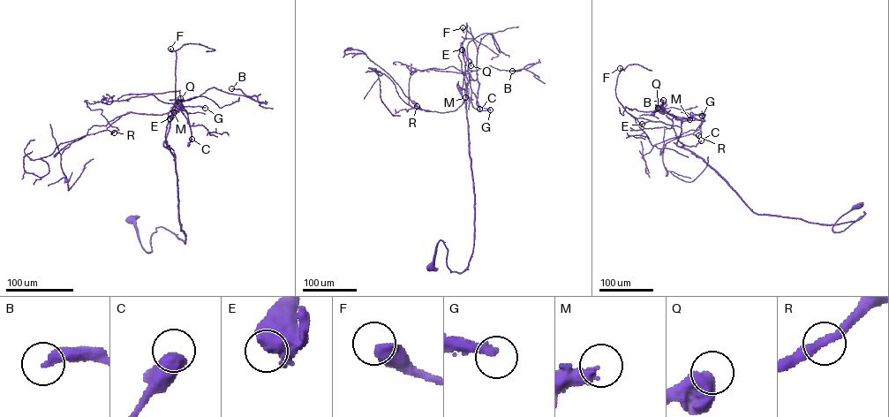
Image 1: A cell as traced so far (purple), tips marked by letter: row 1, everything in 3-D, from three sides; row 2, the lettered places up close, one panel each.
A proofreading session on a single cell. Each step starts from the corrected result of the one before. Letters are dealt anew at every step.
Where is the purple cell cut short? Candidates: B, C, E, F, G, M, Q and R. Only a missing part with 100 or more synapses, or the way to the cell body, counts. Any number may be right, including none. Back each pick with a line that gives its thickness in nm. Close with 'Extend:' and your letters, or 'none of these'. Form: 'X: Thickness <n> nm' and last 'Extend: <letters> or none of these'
E: Thickness 800 nm
G: Thickness 360 nm
Extend: E, G

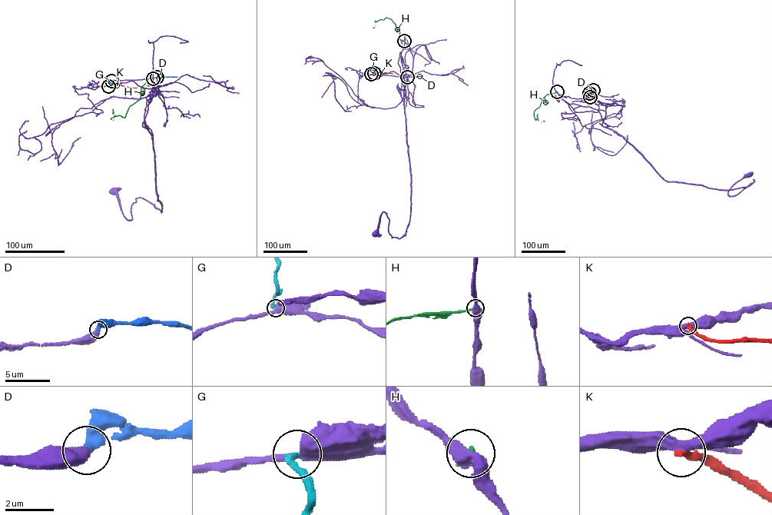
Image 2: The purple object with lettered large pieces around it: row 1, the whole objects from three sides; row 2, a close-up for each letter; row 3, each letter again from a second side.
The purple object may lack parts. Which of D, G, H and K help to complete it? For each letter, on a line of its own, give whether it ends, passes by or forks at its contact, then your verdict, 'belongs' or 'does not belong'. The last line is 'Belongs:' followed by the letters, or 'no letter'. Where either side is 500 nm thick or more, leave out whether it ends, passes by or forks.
D: it ends; belongs
G: it ends; does not belong
H: does not belong
K: it ends; does not belong
Belongs: D

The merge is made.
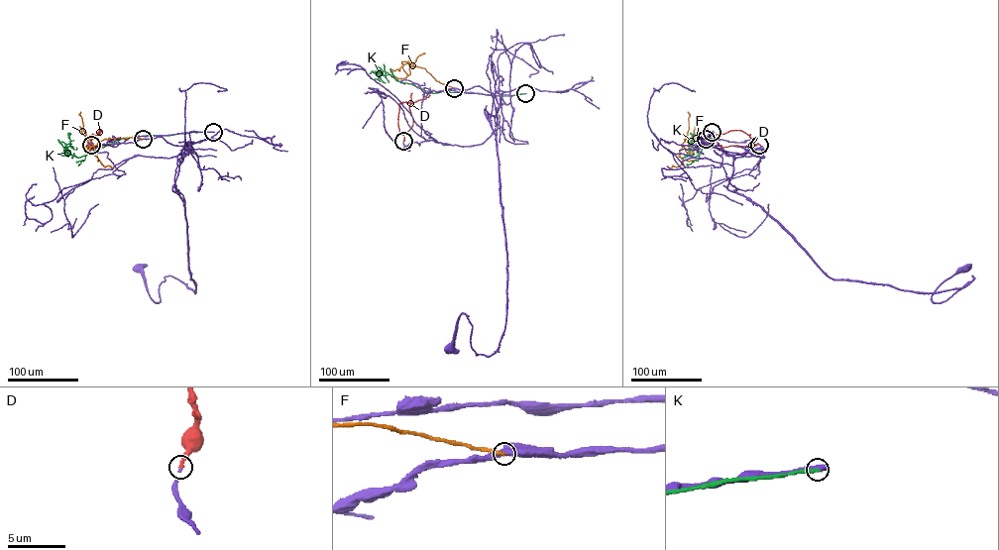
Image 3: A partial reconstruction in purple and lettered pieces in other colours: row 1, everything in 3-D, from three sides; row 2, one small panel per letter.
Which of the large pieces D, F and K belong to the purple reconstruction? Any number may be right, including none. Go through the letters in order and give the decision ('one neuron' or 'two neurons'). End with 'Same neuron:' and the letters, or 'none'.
D: one neuron
F: two neurons
K: two neurons
Same neuron: D

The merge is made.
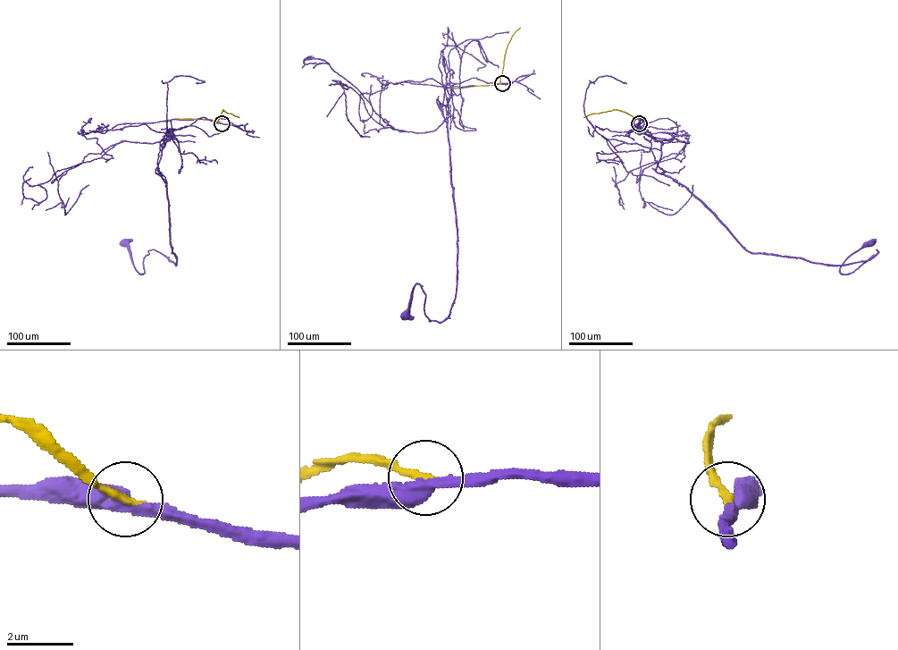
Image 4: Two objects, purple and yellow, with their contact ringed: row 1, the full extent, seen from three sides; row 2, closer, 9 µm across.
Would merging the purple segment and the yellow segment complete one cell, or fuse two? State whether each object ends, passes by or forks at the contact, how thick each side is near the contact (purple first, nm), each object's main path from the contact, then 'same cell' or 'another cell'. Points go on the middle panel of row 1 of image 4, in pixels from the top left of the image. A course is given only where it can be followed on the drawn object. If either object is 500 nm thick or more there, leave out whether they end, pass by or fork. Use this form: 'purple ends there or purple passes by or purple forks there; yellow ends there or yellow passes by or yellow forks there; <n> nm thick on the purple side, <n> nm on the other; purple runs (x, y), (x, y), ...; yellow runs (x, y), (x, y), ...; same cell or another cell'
purple passes by; yellow ends there; 460 nm thick on the purple side, 240 nm on the other; purple runs (502, 83), (471, 78), (436, 99), (456, 294), (429, 321), (416, 283), (406, 315); yellow runs (502, 83), (498, 84), (507, 45), (520, 27); another cell

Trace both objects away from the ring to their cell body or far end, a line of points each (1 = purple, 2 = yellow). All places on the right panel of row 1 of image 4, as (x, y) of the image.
1: (639, 123), (661, 143), (656, 171), (750, 251), (835, 265), (877, 251), (843, 274), (871, 242)
2: (639, 123), (640, 120), (616, 109), (583, 117)

